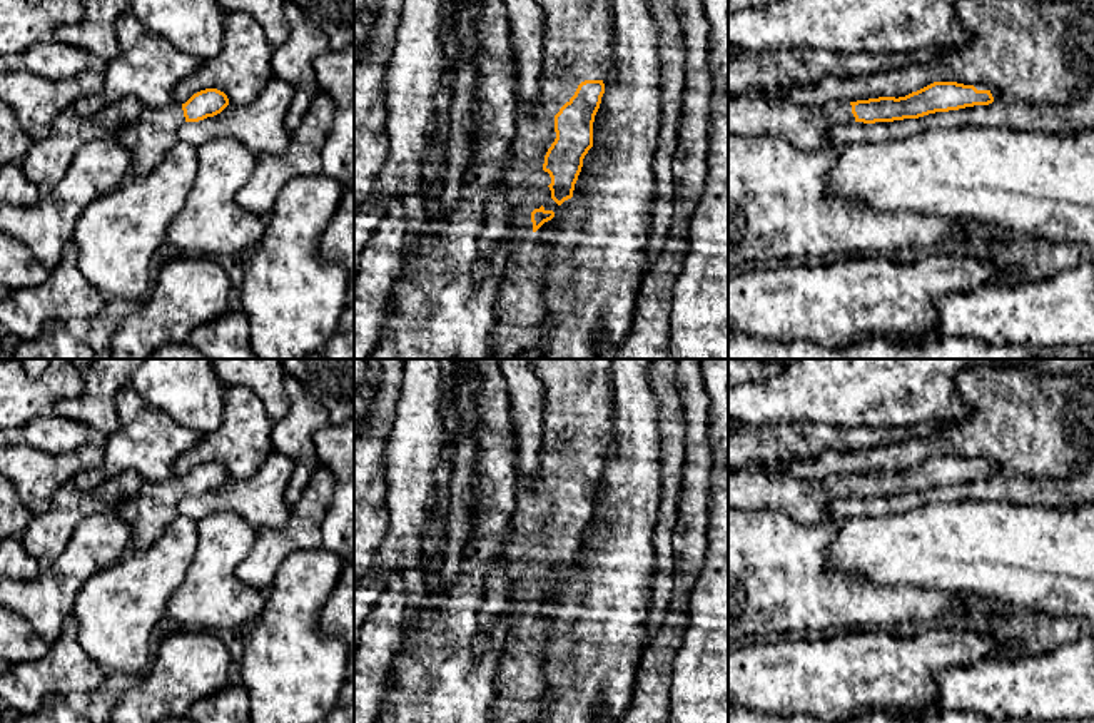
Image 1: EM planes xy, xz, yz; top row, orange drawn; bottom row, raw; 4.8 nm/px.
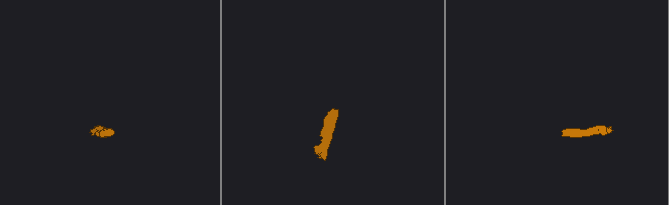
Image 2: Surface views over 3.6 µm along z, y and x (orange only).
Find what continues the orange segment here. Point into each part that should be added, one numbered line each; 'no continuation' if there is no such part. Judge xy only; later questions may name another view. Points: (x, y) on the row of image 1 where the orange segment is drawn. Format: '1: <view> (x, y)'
1: xy (156, 131)

